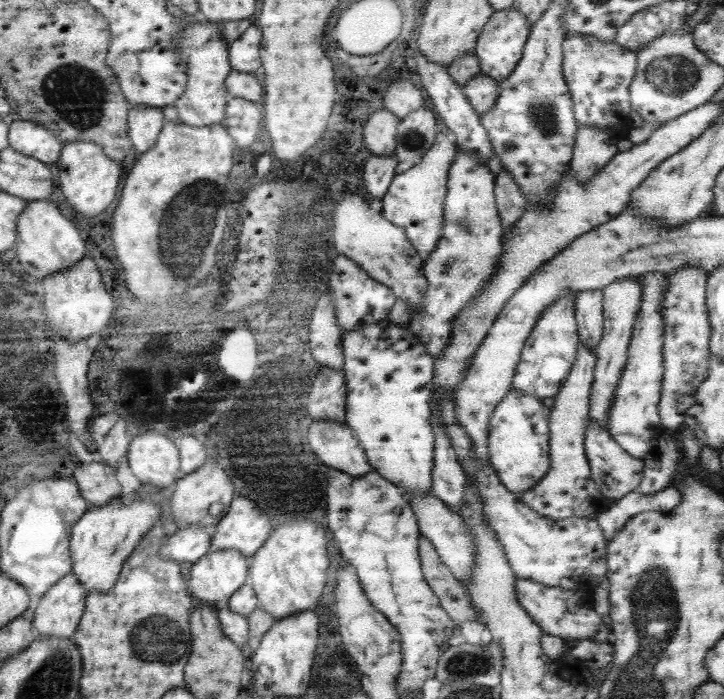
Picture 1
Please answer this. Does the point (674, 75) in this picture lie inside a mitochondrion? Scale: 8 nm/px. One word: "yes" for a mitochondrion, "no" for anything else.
yes

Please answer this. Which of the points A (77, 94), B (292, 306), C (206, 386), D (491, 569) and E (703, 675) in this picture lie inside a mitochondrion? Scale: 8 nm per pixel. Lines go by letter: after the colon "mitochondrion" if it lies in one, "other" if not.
A: mitochondrion
B: mitochondrion
C: other
D: other
E: other

